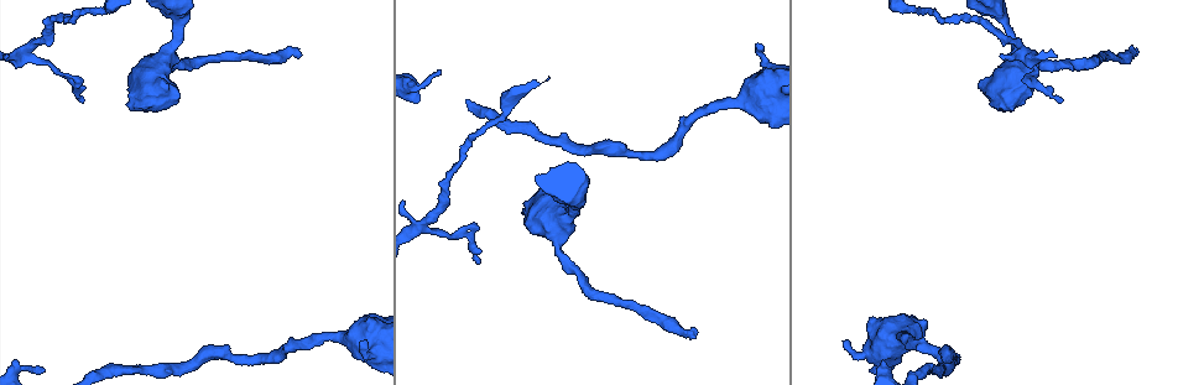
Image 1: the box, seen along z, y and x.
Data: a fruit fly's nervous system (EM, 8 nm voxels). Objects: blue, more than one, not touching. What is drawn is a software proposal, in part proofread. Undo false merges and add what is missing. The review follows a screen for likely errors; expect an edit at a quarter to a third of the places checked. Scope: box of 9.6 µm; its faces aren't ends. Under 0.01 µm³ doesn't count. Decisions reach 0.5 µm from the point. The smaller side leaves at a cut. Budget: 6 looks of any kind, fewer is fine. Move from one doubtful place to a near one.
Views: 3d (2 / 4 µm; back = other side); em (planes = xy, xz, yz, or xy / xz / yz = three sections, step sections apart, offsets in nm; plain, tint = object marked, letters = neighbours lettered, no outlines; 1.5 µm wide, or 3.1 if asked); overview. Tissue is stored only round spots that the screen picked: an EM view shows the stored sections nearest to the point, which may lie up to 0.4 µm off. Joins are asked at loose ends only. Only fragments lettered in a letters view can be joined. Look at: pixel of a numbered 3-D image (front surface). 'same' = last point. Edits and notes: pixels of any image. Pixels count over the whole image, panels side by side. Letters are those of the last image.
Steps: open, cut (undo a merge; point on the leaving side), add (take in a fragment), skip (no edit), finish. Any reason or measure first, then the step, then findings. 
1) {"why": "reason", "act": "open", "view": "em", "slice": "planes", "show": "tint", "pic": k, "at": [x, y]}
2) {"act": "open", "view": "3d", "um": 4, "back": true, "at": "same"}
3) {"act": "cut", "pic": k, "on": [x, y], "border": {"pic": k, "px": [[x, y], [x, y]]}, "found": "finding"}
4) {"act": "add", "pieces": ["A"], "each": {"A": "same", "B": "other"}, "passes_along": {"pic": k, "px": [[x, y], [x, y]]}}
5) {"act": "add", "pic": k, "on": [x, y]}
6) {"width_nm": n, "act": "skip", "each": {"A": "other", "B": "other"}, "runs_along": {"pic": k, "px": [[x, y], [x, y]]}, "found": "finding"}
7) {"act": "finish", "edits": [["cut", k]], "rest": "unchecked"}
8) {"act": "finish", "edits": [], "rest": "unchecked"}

{"act": "open", "view": "em", "slice": "xz", "step": 8, "show": "tint", "pic": 1, "at": [1062, 102]}

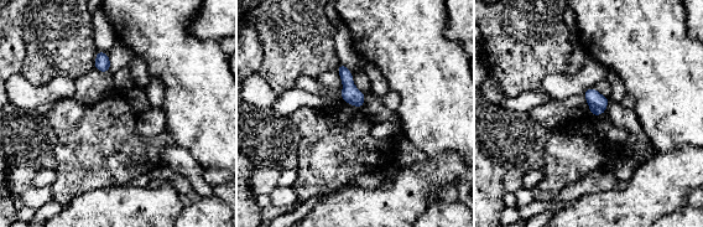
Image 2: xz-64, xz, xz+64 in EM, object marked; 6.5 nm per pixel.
{"why": "cut it another way", "act": "open", "view": "em", "slice": "planes", "show": "tint", "at": "same"}

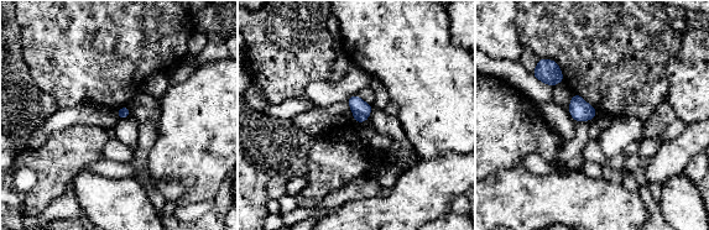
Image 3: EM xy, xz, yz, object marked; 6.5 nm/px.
{"why": "what lies round it", "act": "open", "view": "em", "slice": "planes", "show": "letters", "at": "same"}

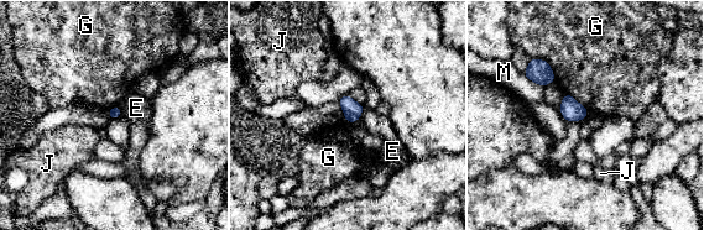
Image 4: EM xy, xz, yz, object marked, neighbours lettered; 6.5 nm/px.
{"width_nm": 80, "act": "skip", "each": {"E": "other", "G": "other", "J": "other", "M": "other"}, "found": "none of them fits"}

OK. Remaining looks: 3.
{"why": "long arm stops here", "act": "open", "view": "em", "slice": "xy", "step": 4, "show": "letters", "pic": 1, "at": [694, 332]}

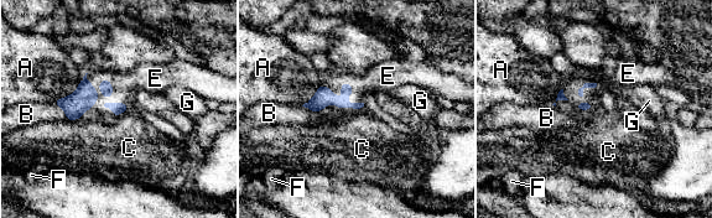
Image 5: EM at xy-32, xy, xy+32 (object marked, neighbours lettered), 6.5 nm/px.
{"longest_contact_nm": ["E", 300], "act": "add", "pic": 5, "on": [375, 79], "each": {"A": "other", "B": "other", "C": "other", "E": "same", "F": "other", "G": "other"}, "passes_along": {"pic": 5, "px": [[323, 95], [343, 98], [375, 79]]}, "found": "the cell continues"}

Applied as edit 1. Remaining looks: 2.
{"why": "redraw", "act": "open", "view": "overview"}

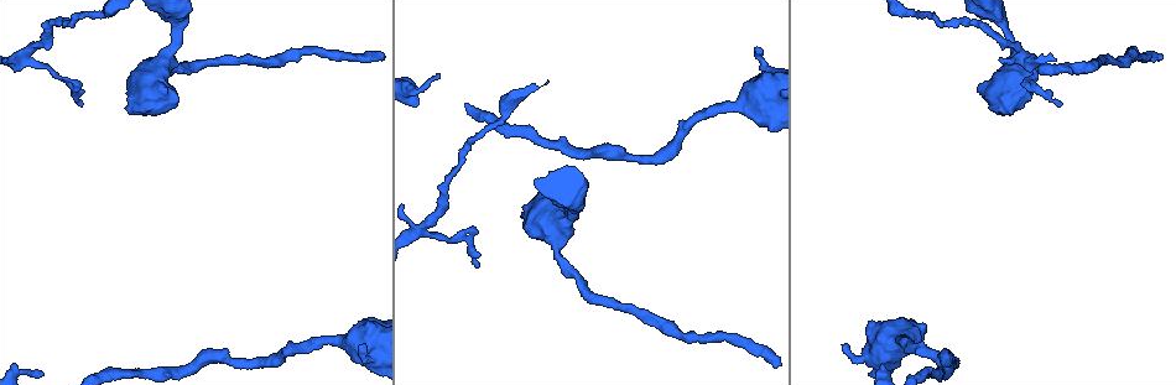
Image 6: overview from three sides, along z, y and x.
{"act": "open", "view": "em", "slice": "planes", "show": "letters", "pic": 6, "at": [842, 345]}

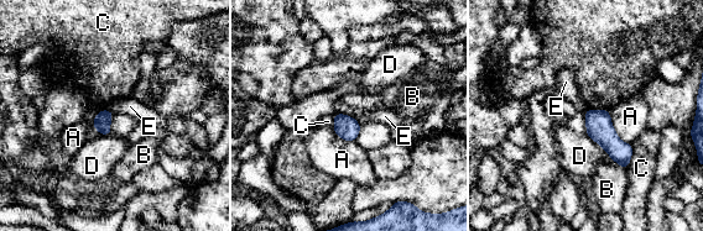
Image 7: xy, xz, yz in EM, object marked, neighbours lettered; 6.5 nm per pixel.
{"act": "skip", "each": {"A": "other", "B": "other", "C": "other", "D": "other", "E": "other"}, "border": {"pic": 7, "px": [[633, 145], [633, 155], [626, 169]]}, "found": "none of them fits"}

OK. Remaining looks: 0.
{"act": "finish", "edits": [["add", 5]], "rest": "unchecked"}

